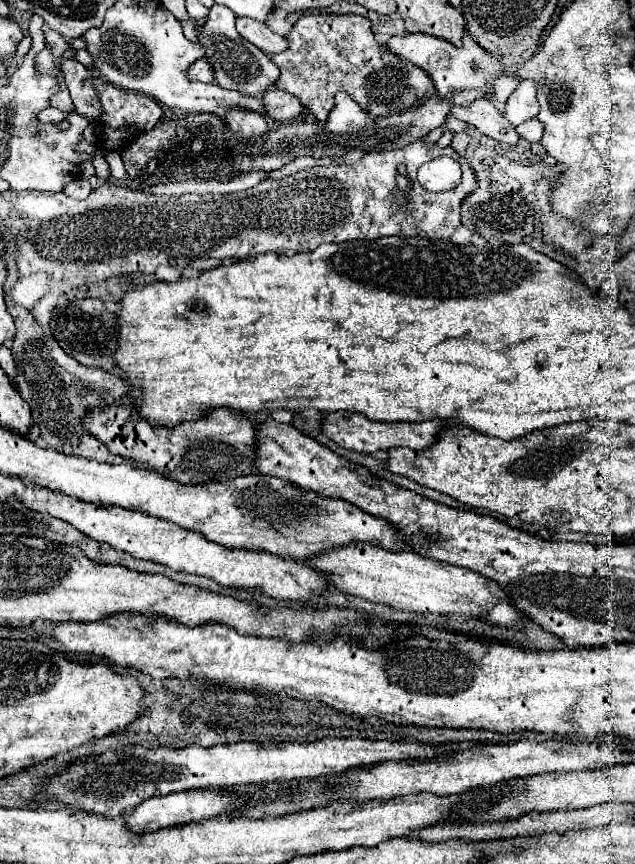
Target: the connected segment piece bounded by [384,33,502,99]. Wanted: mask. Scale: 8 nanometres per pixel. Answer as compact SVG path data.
M406 33L402 37L392 37L388 43L384 43L384 49L392 51L400 59L404 59L408 63L414 63L420 69L424 69L430 75L438 95L444 97L444 99L450 97L456 89L476 89L476 87L486 89L488 97L492 97L494 79L502 71L500 61L494 59L492 55L488 55L478 43L474 43L468 33L466 33L462 43L464 45L460 49L456 49L454 45L446 43L440 37L432 37L432 35L424 35L424 33Z

